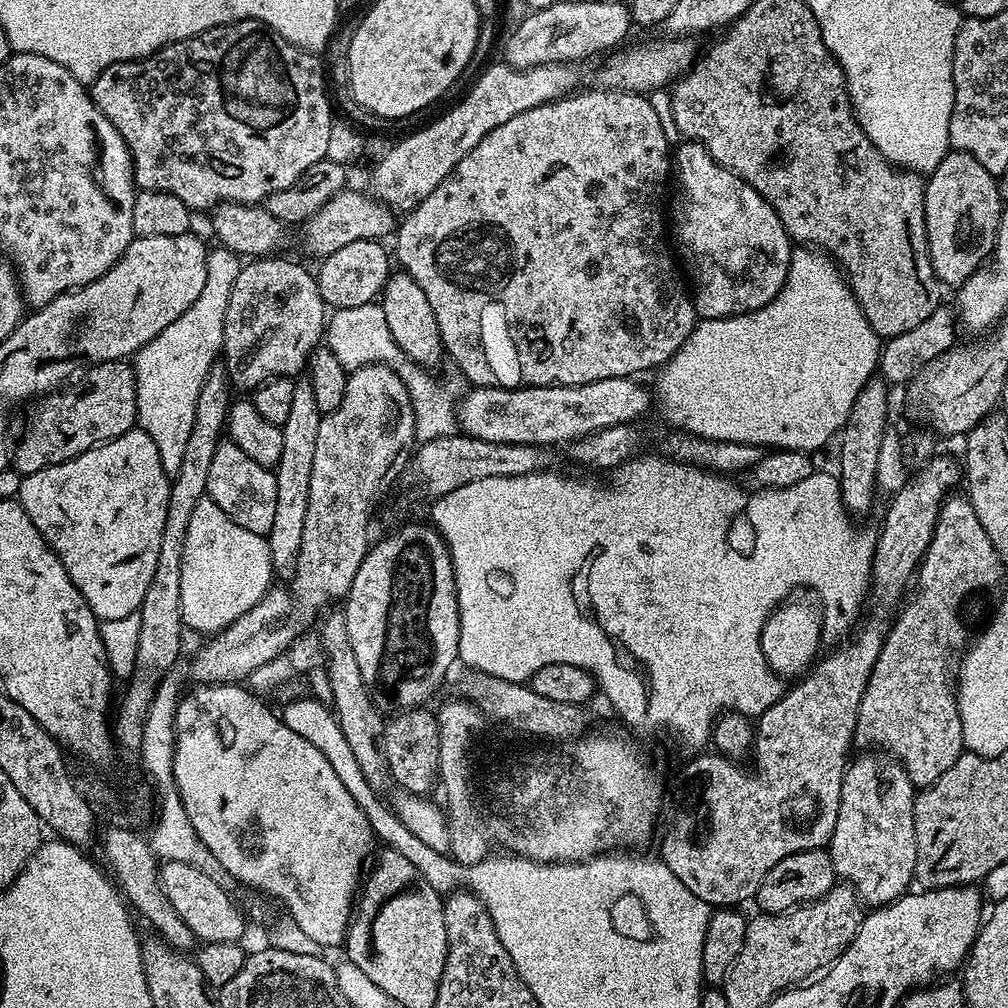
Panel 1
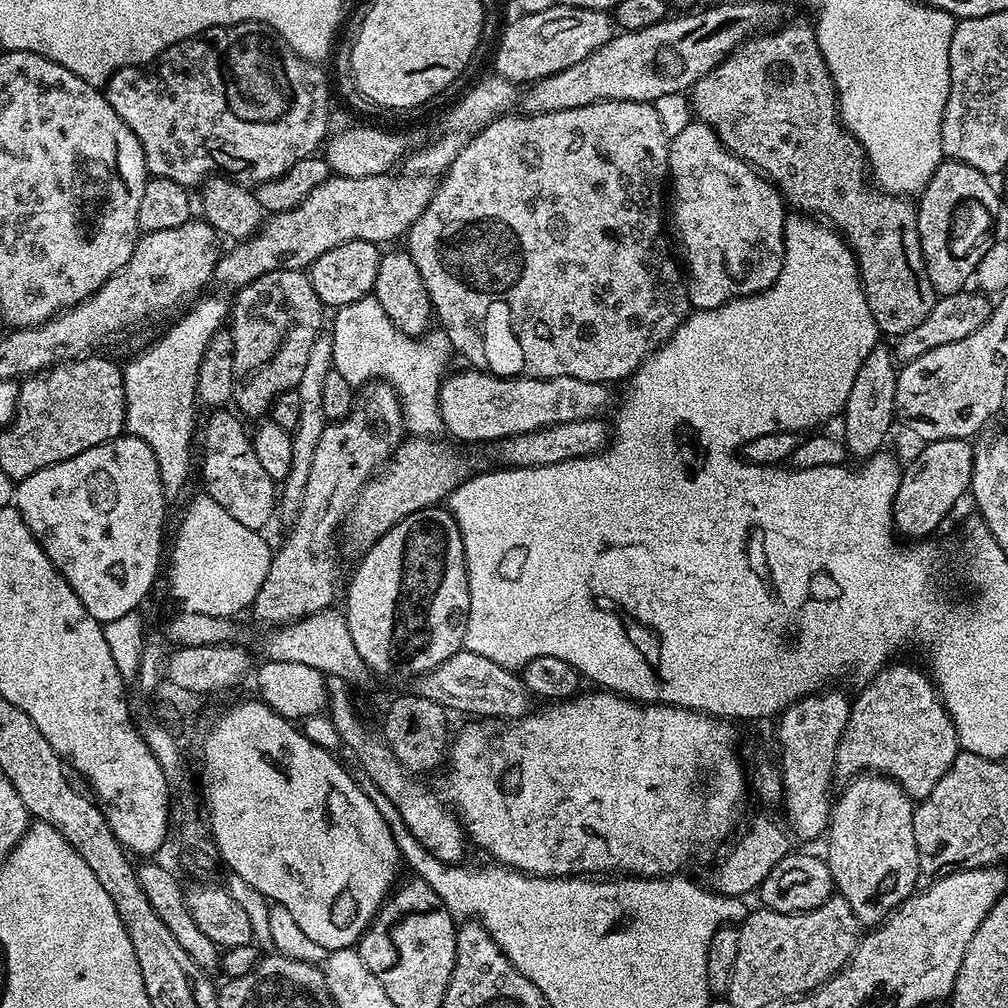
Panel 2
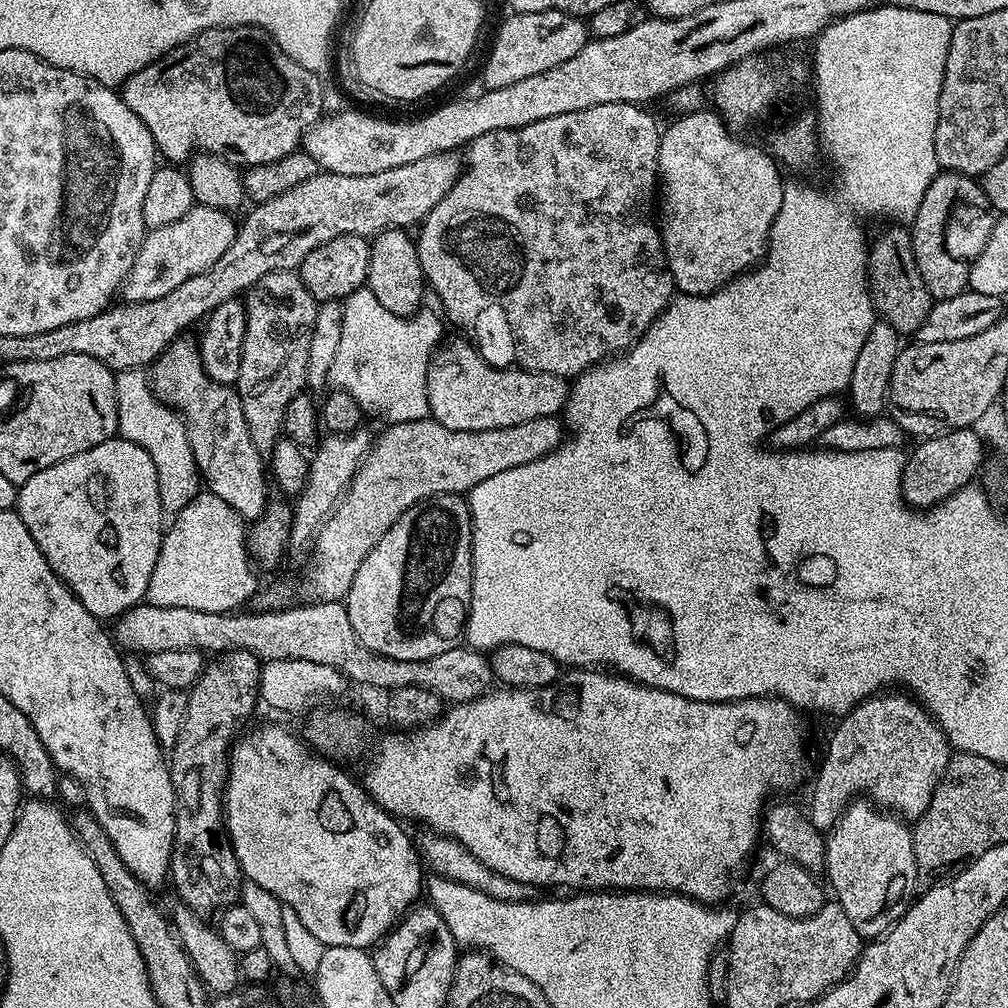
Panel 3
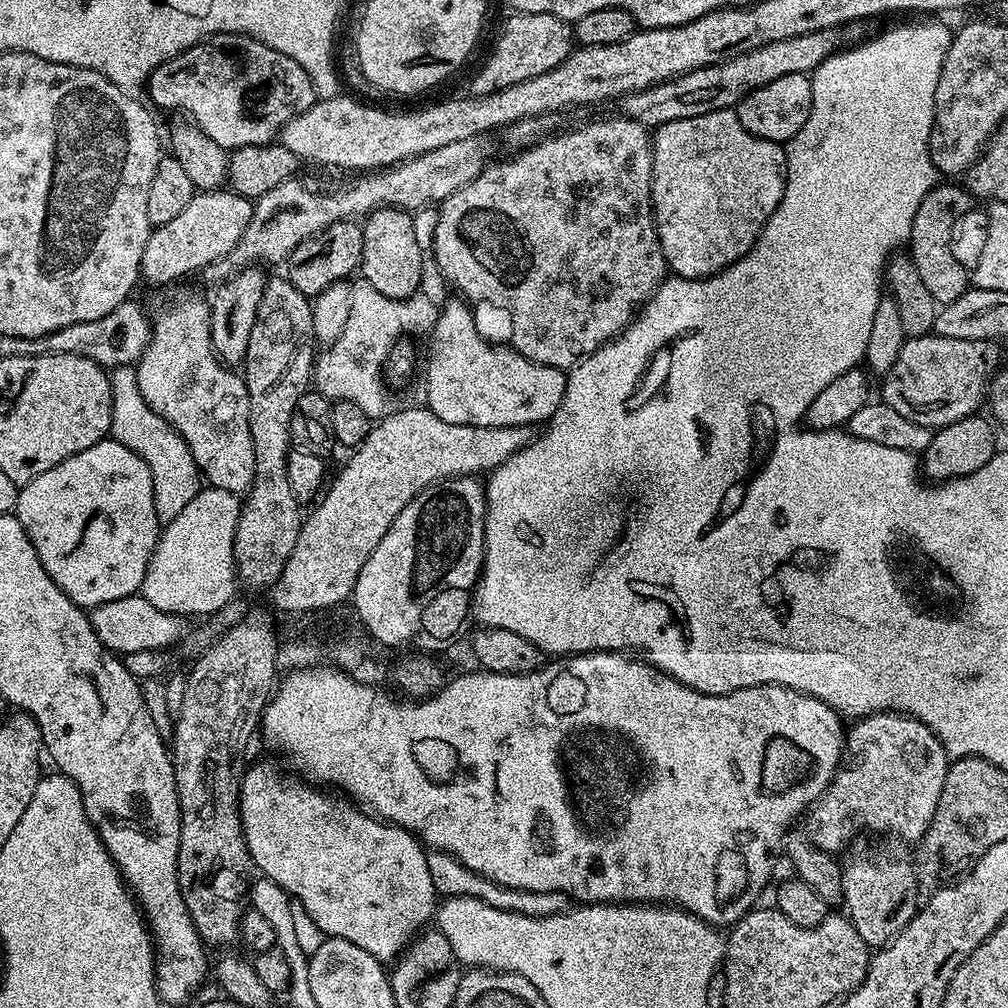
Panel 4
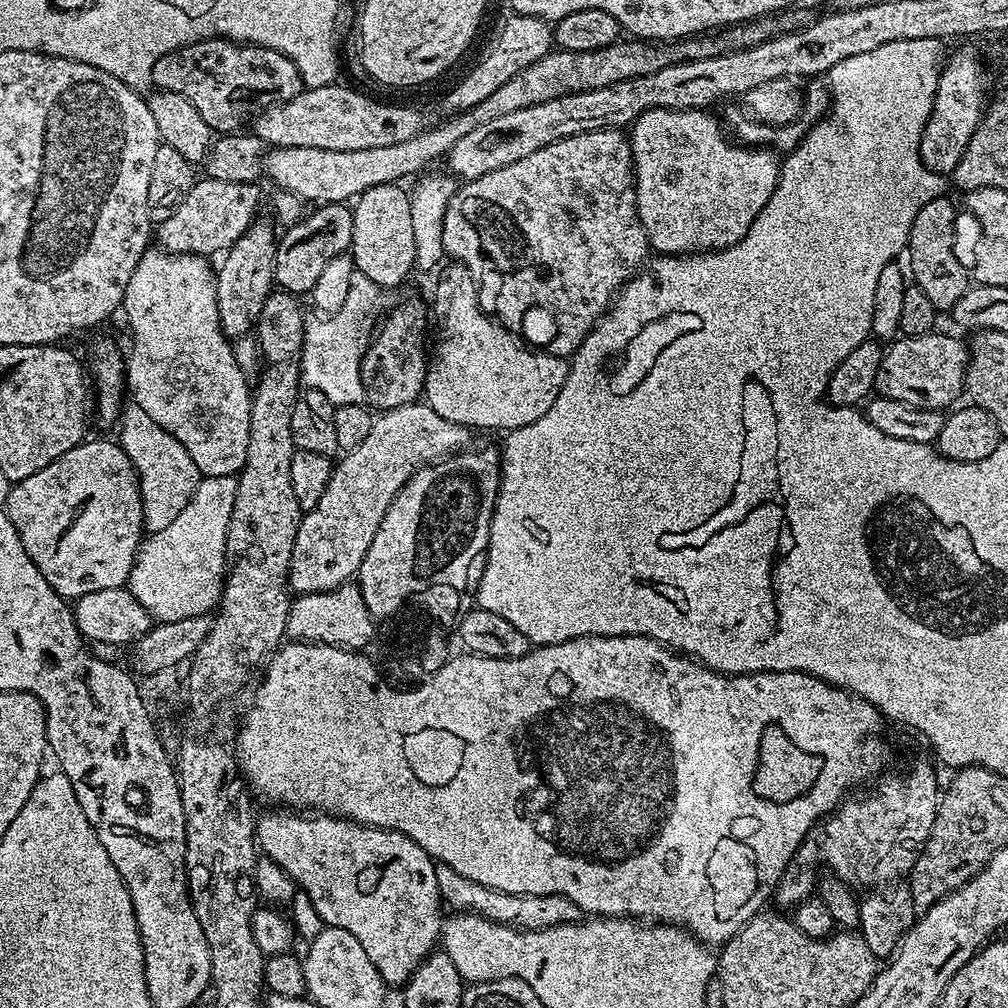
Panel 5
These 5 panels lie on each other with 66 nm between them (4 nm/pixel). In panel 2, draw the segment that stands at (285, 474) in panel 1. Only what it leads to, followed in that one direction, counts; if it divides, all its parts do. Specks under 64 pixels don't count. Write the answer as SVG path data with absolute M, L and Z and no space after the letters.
M322 334L316 339L314 346L310 346L306 370L302 370L302 378L295 389L298 394L298 426L292 431L294 458L290 474L286 474L278 488L278 520L281 520L284 526L290 526L296 520L298 510L302 506L302 498L306 495L306 481L310 478L310 466L314 463L314 449L318 447L318 438L322 438L322 430L329 424L322 410L322 385L326 382L326 374L333 370L332 337Z

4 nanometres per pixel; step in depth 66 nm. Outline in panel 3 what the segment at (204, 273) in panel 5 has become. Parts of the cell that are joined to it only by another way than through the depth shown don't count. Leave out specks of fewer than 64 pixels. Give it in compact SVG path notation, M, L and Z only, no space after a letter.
M184 339L170 345L151 367L152 392L169 408L176 409L184 419L190 450L194 450L194 462L207 491L222 498L222 502L233 508L241 520L257 520L269 502L270 482L266 477L265 457L250 438L246 414L242 414L240 393L235 387L212 381L203 369L199 347L193 341L191 344Z

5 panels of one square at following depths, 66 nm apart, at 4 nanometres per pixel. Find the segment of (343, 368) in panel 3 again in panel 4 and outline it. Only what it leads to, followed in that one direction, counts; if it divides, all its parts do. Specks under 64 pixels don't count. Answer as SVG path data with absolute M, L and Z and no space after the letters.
M363 278L351 281L350 318L342 334L315 357L312 369L312 384L333 402L345 400L355 402L369 420L377 422L398 408L392 397L393 389L386 383L382 373L384 362L392 352L392 347L401 339L403 332L431 333L438 304L425 294L409 296L406 300L391 300L379 290L374 290L370 282Z

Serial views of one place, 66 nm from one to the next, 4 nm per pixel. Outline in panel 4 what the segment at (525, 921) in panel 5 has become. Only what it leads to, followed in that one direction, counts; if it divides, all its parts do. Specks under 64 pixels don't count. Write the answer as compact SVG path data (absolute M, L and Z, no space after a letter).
M428 852L426 867L430 869L430 882L434 882L437 893L441 897L469 896L478 898L498 910L510 910L527 916L553 916L562 914L573 907L573 897L566 892L554 890L522 890L521 888L507 888L501 884L495 884L490 878L479 876L474 870L470 870L458 858L454 858L449 852Z

